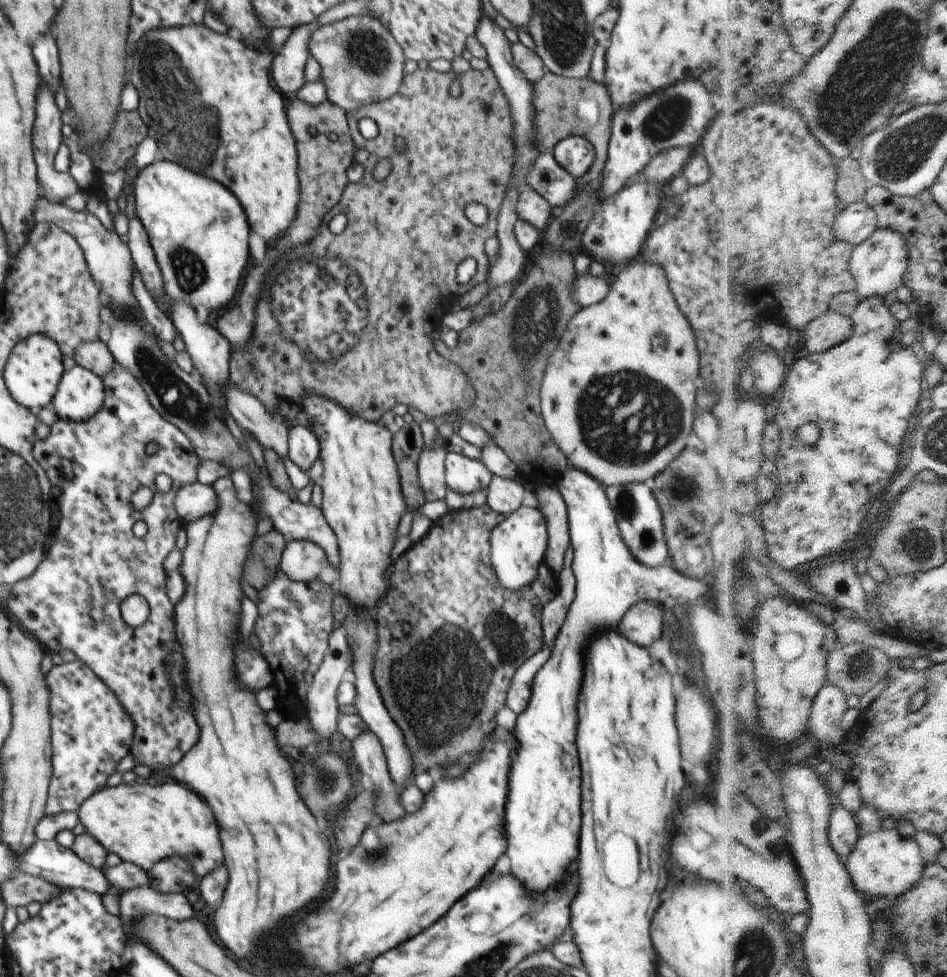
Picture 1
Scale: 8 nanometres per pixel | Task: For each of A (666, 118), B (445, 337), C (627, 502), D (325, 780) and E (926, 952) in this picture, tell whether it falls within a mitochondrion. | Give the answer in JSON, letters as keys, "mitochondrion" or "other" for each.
{"A":"mitochondrion","B":"other","C":"mitochondrion","D":"mitochondrion","E":"mitochondrion"}

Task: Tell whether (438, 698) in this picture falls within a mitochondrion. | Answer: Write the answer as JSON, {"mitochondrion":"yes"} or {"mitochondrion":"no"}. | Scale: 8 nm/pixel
{"mitochondrion":"yes"}

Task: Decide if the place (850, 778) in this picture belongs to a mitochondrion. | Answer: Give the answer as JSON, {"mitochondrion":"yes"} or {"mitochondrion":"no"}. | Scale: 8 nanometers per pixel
{"mitochondrion":"no"}

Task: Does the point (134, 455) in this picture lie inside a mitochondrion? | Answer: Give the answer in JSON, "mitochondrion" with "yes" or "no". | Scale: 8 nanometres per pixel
{"mitochondrion":"no"}

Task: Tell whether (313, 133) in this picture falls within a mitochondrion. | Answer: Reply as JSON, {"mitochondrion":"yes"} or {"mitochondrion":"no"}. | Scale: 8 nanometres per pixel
{"mitochondrion":"no"}

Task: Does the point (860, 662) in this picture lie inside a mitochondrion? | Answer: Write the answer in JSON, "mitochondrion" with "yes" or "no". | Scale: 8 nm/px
{"mitochondrion":"yes"}

